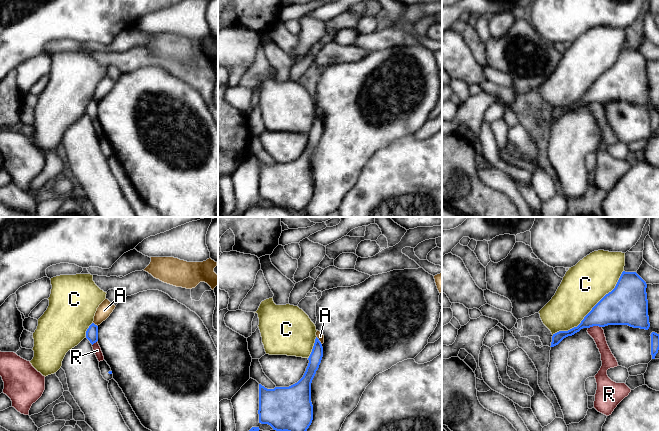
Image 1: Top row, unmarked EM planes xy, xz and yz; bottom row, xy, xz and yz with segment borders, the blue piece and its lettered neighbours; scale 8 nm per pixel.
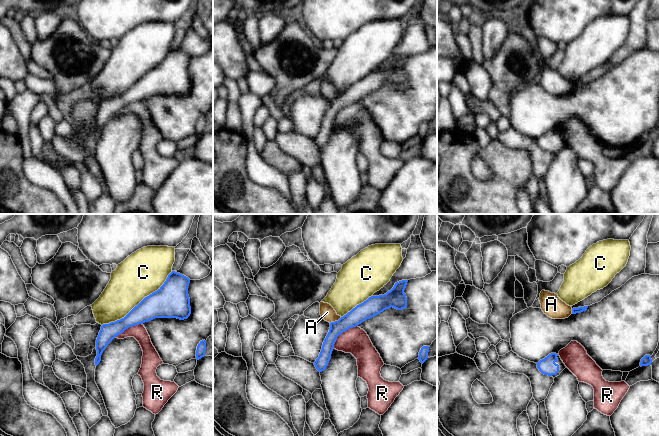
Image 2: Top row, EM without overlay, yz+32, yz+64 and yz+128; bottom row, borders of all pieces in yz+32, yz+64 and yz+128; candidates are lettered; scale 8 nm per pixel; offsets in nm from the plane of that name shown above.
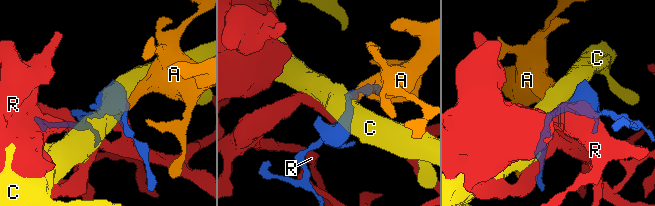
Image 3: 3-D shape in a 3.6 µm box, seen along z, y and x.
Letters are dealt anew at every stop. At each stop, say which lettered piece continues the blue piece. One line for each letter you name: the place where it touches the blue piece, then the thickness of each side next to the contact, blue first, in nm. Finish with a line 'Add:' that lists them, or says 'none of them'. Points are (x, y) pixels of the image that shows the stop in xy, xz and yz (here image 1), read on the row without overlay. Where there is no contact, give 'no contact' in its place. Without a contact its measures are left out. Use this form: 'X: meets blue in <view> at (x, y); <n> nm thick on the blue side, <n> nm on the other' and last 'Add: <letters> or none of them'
Add: none of them

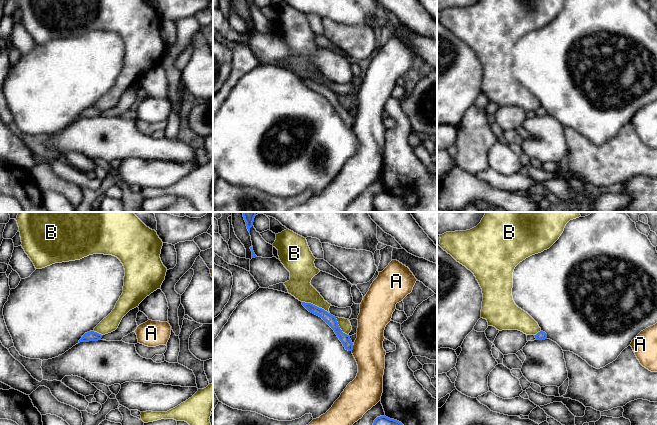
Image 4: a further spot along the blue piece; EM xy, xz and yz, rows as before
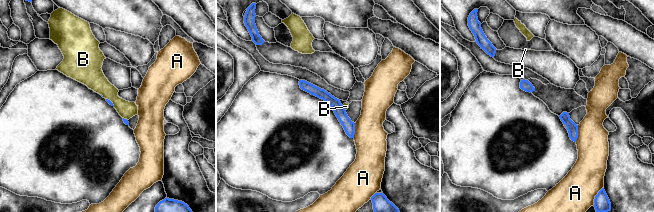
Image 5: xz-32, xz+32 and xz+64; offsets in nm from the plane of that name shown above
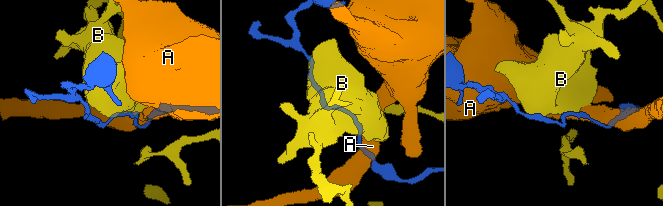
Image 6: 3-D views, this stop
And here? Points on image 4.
Add: none of them

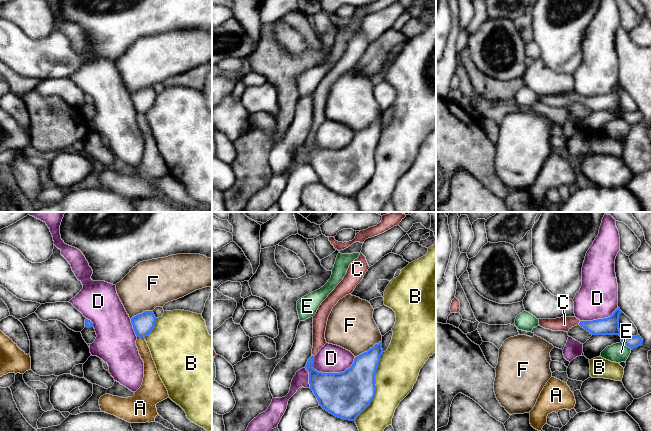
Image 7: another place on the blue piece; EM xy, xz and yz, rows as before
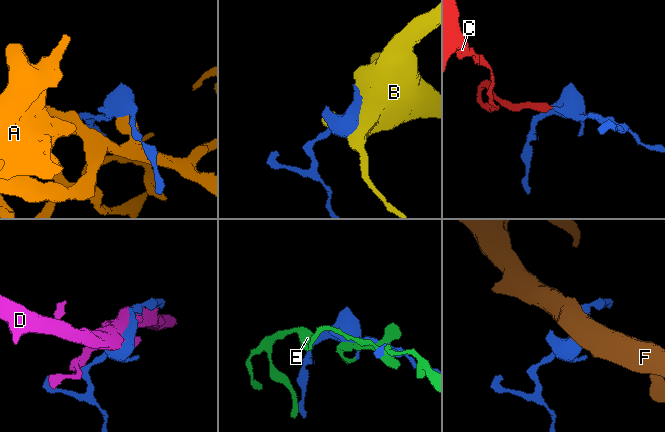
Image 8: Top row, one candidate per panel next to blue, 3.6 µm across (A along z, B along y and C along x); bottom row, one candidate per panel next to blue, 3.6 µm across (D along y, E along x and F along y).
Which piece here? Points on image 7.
C: meets blue in yz at (579, 99); 140 nm thick on the blue side, 110 nm on the other
Add: C

